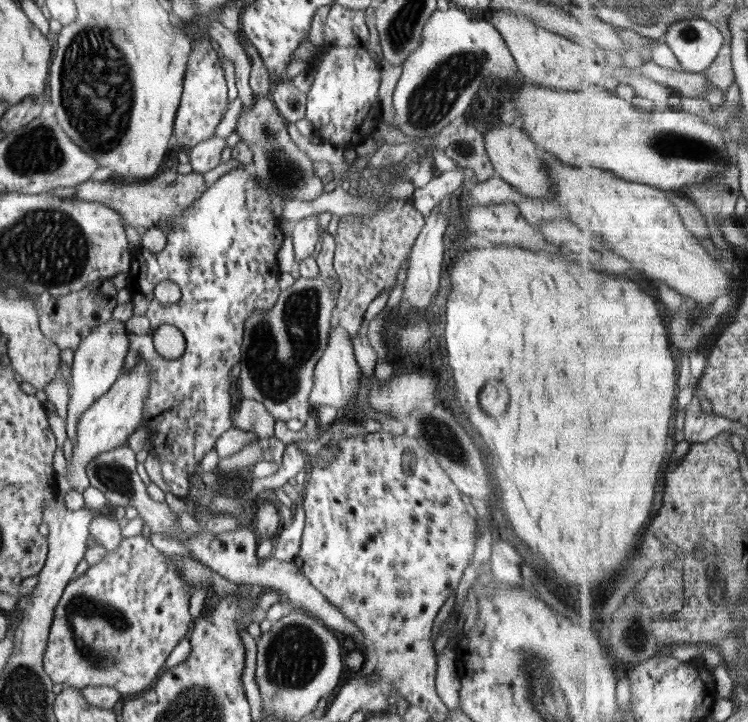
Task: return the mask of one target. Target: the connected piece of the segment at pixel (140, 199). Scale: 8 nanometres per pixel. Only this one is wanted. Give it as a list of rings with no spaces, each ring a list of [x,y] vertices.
[[[192,171],[191,173],[181,175],[178,173],[178,182],[176,182],[176,174],[174,172],[166,172],[158,178],[146,179],[144,182],[134,182],[134,184],[120,184],[112,178],[107,181],[91,181],[88,180],[74,187],[76,189],[76,197],[86,202],[98,202],[108,206],[112,210],[116,210],[122,221],[128,226],[145,230],[156,227],[164,234],[174,228],[174,218],[178,214],[182,214],[186,208],[193,206],[194,201],[202,197],[202,193],[207,189],[204,175]]]

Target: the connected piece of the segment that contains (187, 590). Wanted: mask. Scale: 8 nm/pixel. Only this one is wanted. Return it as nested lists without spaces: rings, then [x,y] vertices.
[[[132,536],[132,538],[123,538],[117,550],[108,551],[98,563],[90,565],[86,573],[80,576],[74,576],[67,582],[68,586],[64,589],[58,606],[54,611],[54,620],[52,621],[51,630],[49,632],[49,640],[44,651],[43,667],[46,673],[50,675],[53,683],[61,684],[65,687],[72,687],[82,690],[88,687],[108,686],[114,690],[118,690],[121,695],[129,695],[134,692],[139,693],[141,690],[148,690],[154,685],[158,676],[164,668],[164,662],[170,656],[174,646],[179,640],[188,636],[190,632],[190,624],[193,624],[194,619],[190,616],[190,596],[193,593],[193,588],[190,583],[184,581],[184,577],[180,575],[180,571],[176,569],[176,565],[172,563],[172,559],[164,555],[158,548],[155,548],[149,540],[144,536]]]

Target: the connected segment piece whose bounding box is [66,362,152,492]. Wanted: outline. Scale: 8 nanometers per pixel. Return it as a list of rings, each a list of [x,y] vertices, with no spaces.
[[[138,362],[128,374],[120,374],[108,392],[82,414],[76,428],[76,444],[70,460],[66,462],[66,479],[78,492],[90,485],[87,467],[98,454],[108,453],[114,448],[123,446],[132,432],[142,426],[142,408],[150,389],[150,366],[146,362]]]

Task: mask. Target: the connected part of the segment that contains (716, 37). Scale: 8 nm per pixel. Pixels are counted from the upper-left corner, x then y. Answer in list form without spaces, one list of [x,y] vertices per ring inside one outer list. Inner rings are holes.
[[[707,18],[686,19],[674,23],[666,36],[666,42],[676,51],[686,71],[706,72],[721,57],[724,46],[731,41],[728,35]]]

